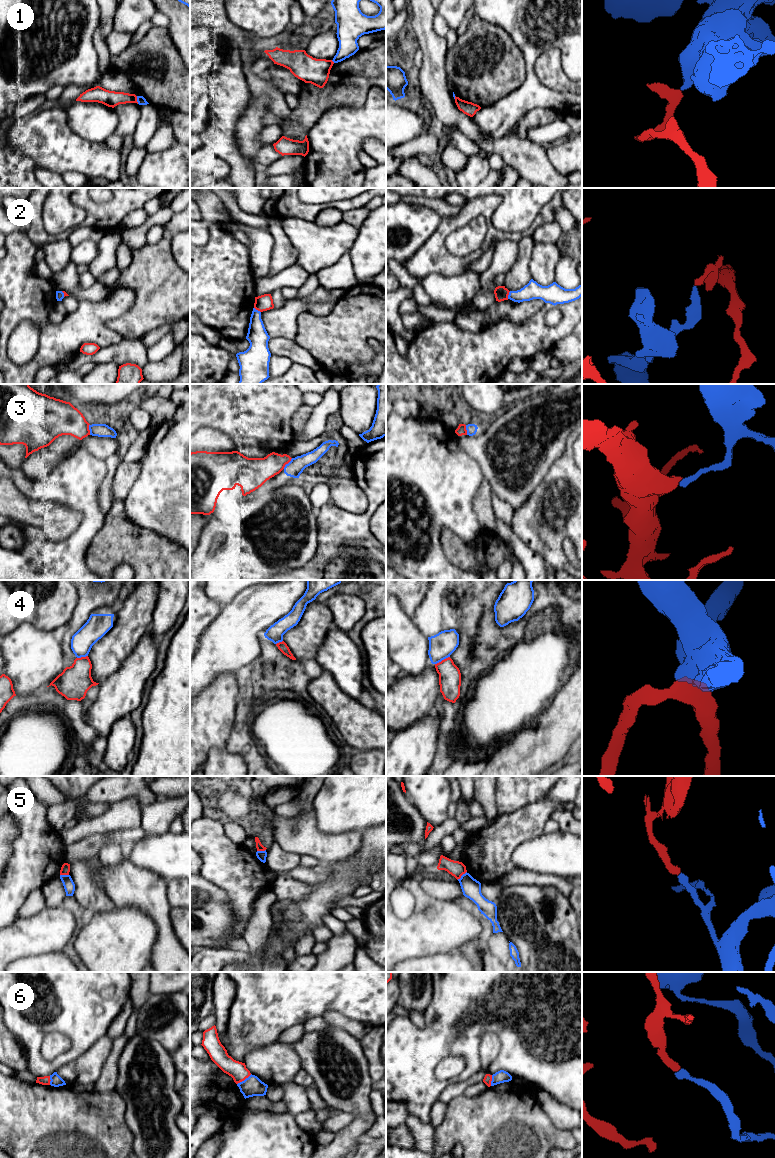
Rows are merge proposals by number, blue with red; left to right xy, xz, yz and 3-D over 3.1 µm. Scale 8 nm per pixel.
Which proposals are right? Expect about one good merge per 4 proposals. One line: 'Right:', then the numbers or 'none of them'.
Right: none of them

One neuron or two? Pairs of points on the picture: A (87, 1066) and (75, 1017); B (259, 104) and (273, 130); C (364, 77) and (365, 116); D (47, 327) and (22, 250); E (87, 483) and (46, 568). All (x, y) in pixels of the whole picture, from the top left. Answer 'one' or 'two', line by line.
A: two
B: two
C: two
D: one
E: one

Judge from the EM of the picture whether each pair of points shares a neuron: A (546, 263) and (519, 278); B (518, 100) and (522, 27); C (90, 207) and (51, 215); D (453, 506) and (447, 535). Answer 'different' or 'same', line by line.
A: different
B: same
C: different
D: different

